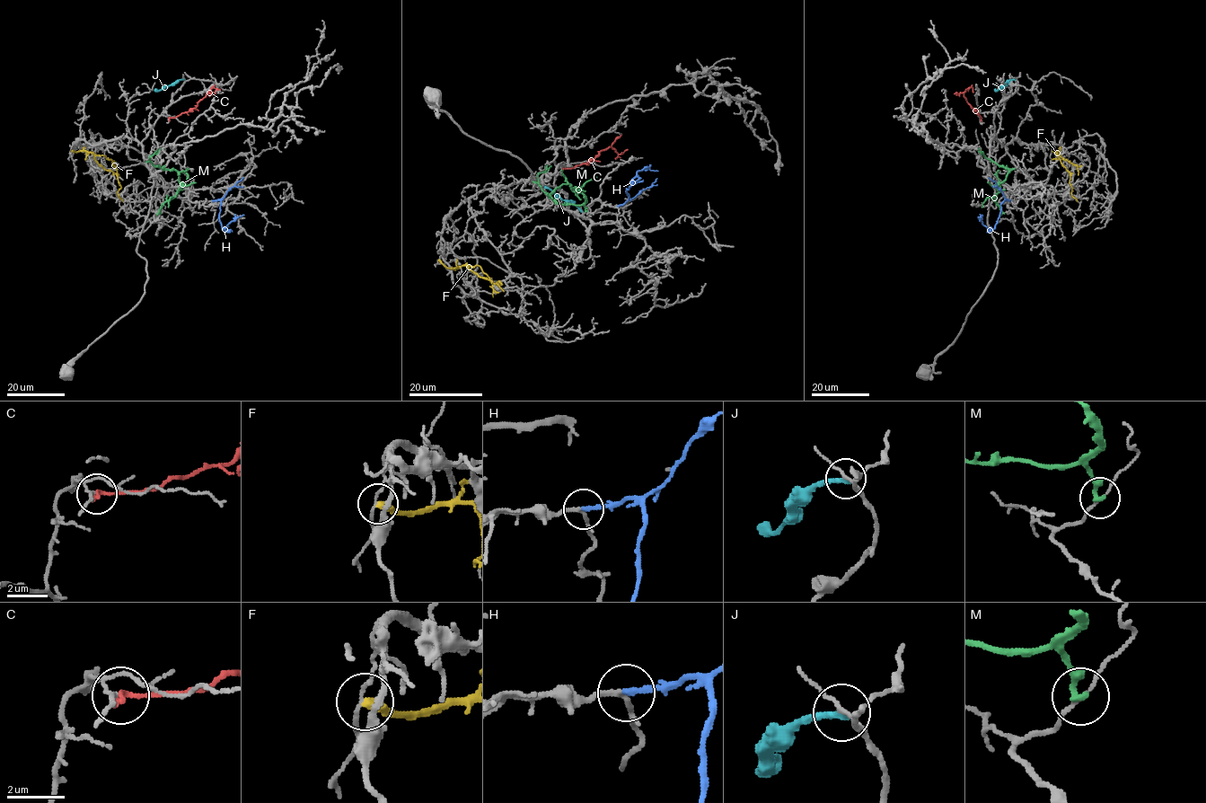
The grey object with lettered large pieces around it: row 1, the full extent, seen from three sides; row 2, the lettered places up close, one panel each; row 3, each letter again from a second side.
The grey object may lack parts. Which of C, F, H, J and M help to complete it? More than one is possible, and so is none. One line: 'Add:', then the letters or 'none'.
Add: H

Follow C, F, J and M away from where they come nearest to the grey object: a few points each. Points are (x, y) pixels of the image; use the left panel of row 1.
C: (169, 118), (190, 110), (213, 88), (220, 89)
F: (71, 150), (92, 153), (105, 169), (115, 173), (120, 187), (117, 194), (122, 201)
J: (183, 79), (158, 91), (154, 89)
M: (188, 168), (178, 172), (155, 166), (149, 157), (160, 148)

